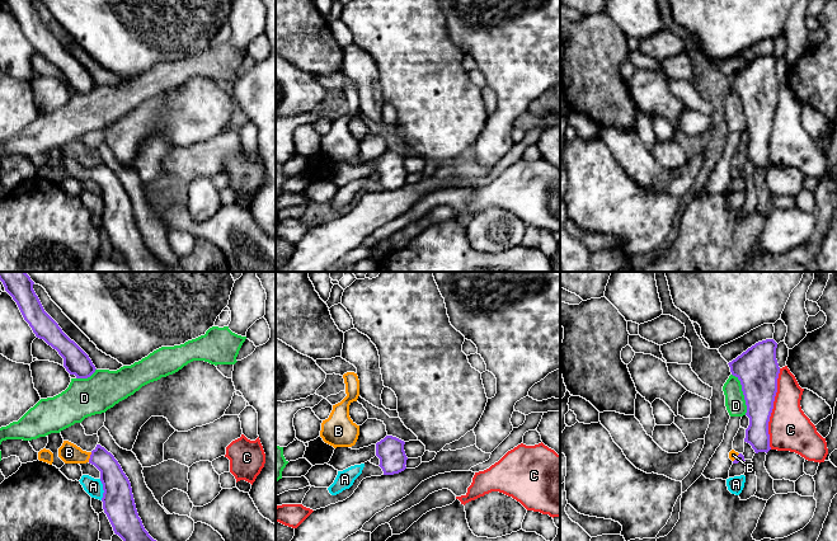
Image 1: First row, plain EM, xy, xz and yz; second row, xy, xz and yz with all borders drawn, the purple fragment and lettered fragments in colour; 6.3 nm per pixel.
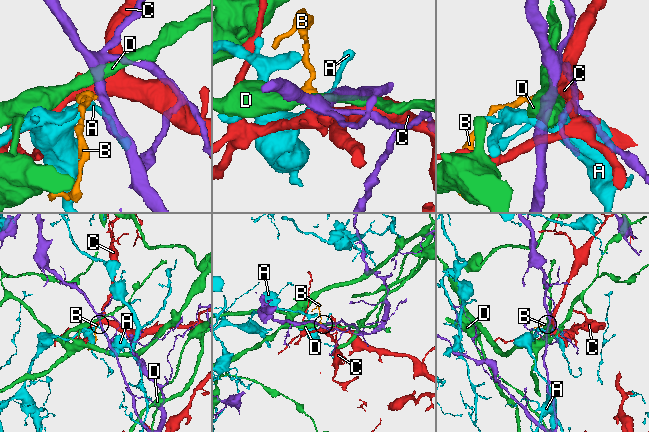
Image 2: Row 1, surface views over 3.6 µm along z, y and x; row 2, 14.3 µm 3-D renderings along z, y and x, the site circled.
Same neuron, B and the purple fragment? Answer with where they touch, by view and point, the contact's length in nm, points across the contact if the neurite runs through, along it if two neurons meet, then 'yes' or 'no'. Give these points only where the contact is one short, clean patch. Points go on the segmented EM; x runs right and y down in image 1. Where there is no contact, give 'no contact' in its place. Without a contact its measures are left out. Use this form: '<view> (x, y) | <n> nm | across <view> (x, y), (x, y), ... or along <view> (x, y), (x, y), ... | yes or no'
xy (90, 457) | 70 nm | along xy (92, 452), (88, 461) | no

